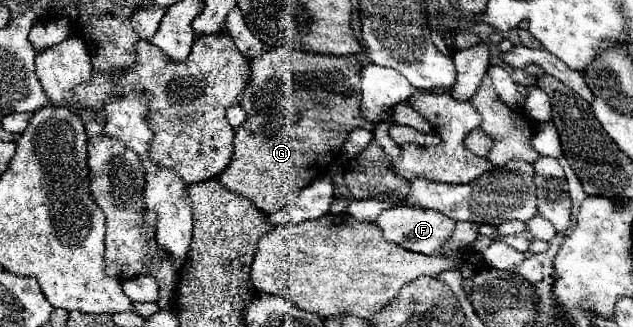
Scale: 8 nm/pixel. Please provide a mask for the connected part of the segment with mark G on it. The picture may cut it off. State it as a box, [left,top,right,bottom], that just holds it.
[219,48,375,214]

